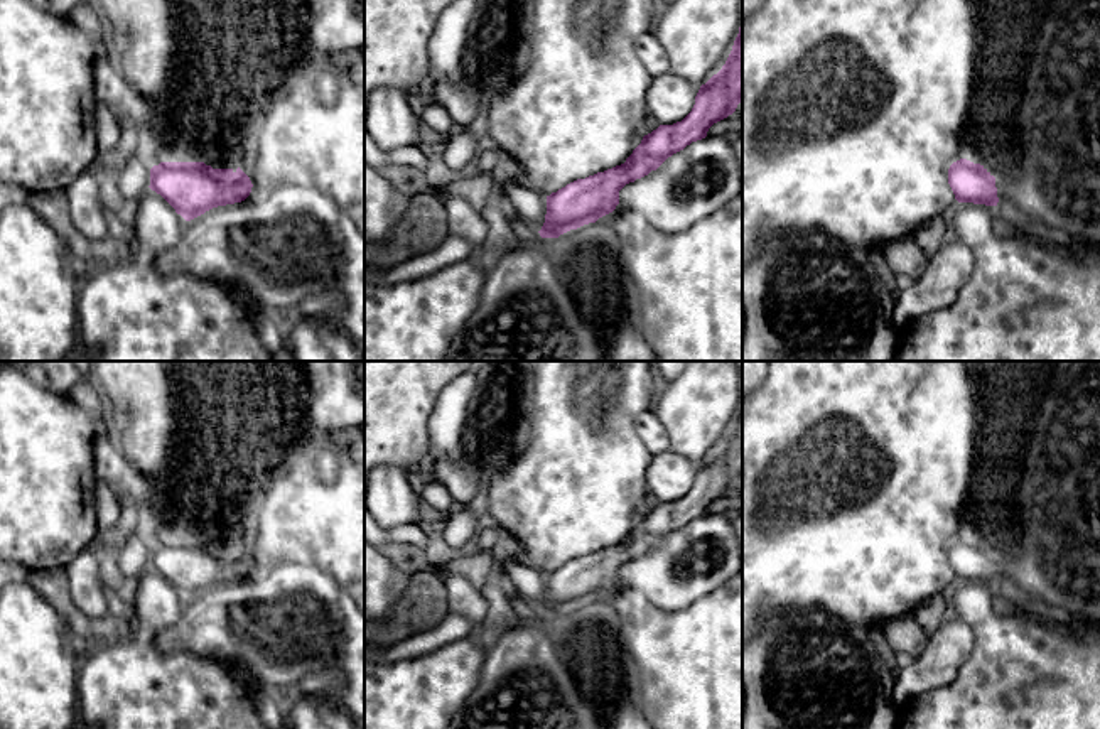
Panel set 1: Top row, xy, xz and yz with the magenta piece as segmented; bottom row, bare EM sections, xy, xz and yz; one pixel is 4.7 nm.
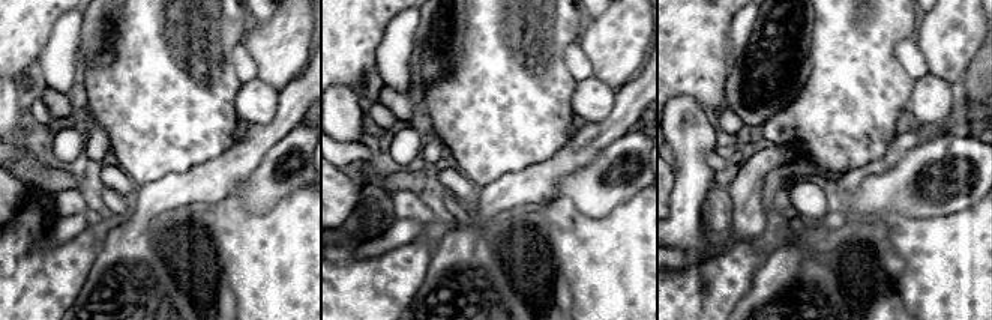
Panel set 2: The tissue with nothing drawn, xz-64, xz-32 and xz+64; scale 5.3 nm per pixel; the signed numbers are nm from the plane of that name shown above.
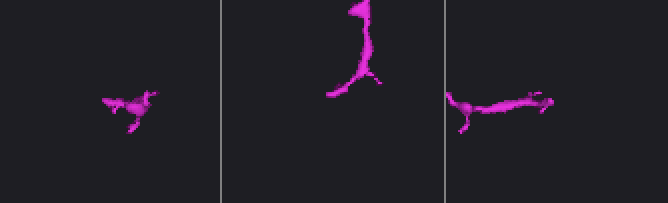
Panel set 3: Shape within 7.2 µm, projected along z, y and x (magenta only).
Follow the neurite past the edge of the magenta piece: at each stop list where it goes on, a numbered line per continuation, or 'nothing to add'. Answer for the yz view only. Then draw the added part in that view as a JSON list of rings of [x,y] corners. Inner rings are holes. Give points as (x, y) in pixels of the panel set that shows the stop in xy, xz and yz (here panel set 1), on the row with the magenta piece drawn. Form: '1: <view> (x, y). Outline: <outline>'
1: yz (1053, 169). Outline: [[[1053,0],[1029,57],[1007,169],[995,177],[997,197],[1039,230],[1060,230],[1100,246],[1100,0]]]

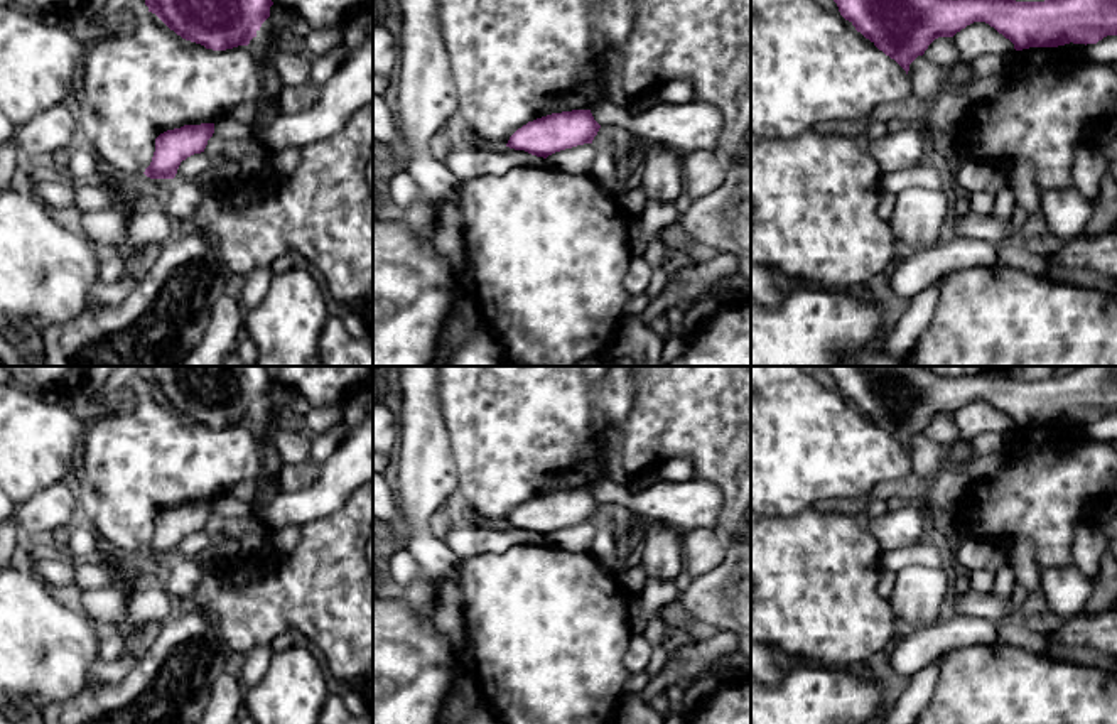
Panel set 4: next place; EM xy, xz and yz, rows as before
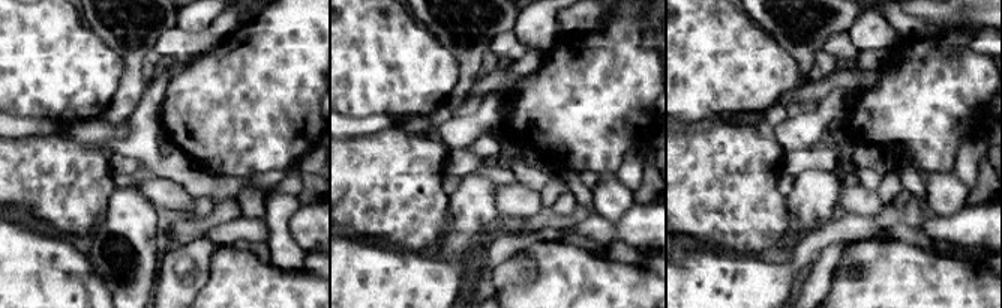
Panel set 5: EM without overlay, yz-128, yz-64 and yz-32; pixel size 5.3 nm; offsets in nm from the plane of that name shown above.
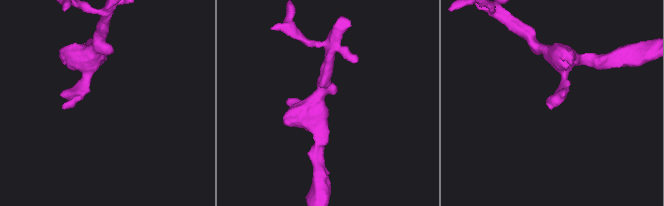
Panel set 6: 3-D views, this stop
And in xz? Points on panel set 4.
nothing to add

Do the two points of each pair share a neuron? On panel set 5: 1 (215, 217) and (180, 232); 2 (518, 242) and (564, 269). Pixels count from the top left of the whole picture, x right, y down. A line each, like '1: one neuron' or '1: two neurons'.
1: one neuron
2: two neurons

